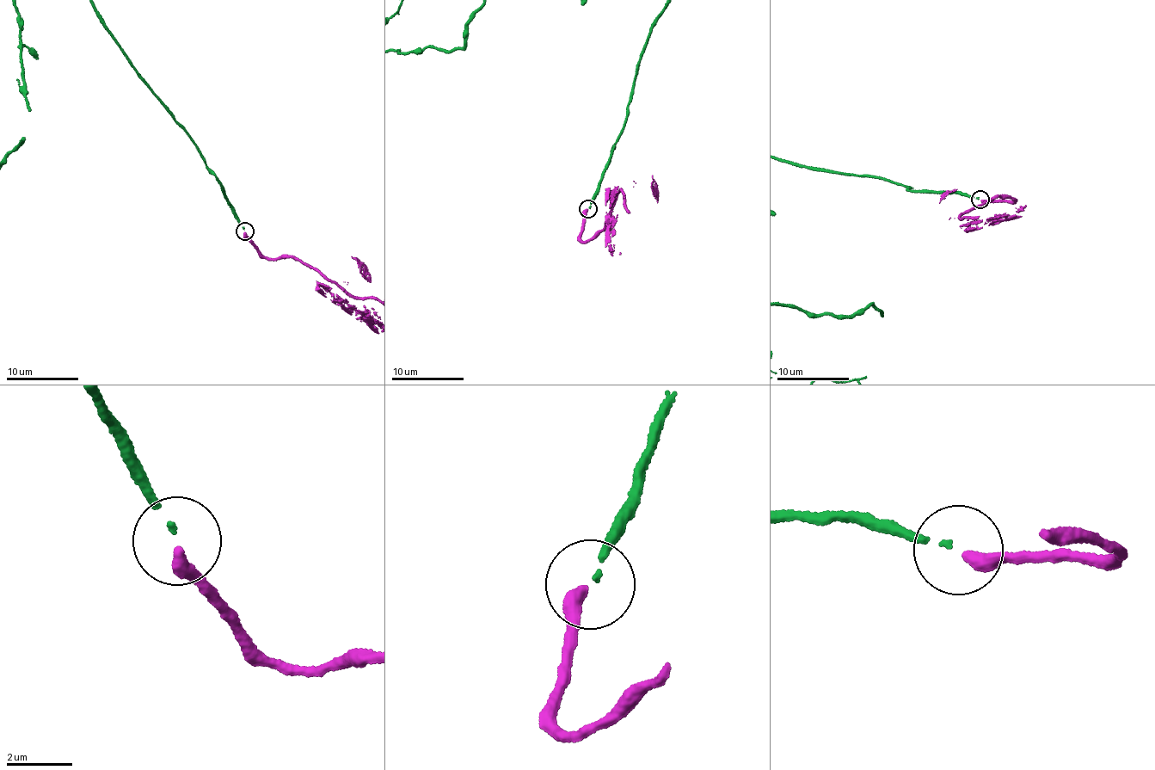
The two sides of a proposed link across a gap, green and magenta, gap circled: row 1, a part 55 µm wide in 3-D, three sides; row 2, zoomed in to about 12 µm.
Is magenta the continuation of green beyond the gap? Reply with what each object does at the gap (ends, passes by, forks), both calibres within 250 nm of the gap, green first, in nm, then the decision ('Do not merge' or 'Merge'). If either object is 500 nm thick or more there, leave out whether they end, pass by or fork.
At the ring green ends. At the ring magenta ends. Thickness 100 nm (green) against 380 nm. Merge

